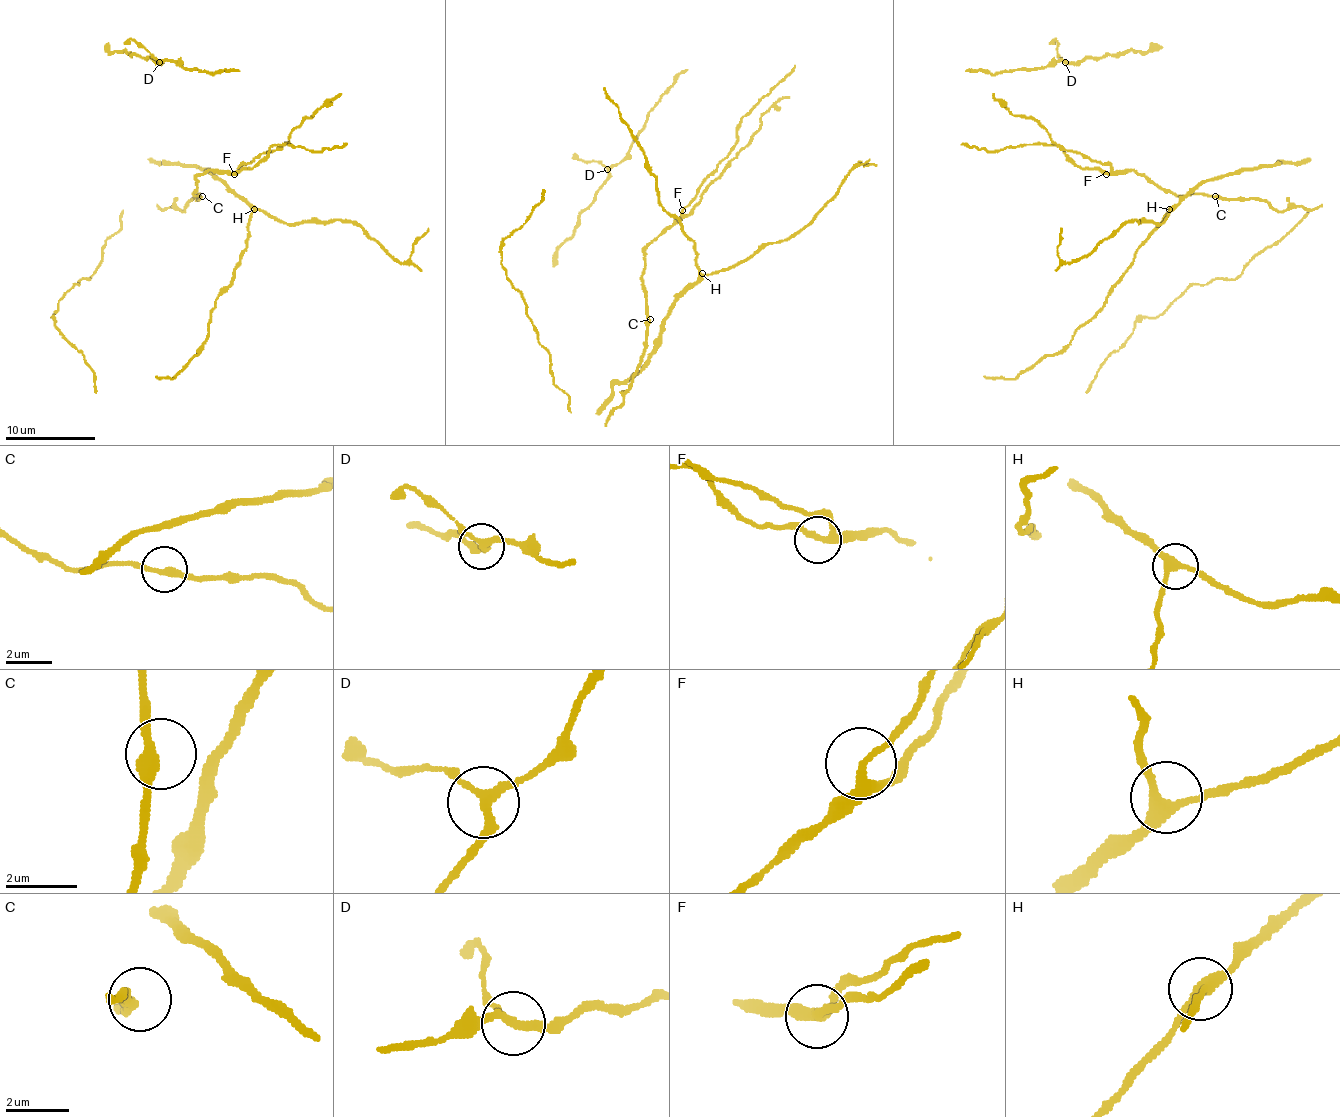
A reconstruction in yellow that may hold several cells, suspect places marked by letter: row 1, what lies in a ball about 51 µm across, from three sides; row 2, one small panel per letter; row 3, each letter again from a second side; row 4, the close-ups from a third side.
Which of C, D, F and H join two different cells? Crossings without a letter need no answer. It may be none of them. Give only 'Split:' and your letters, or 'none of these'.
Split: none of these

